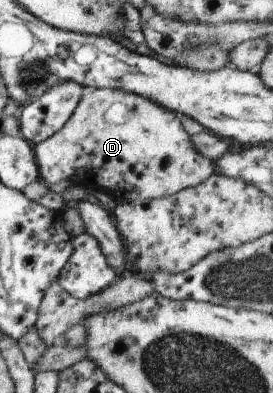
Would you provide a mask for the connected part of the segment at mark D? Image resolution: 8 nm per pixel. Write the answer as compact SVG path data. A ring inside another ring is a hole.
M99 88L89 91L80 100L78 106L74 110L74 114L70 116L68 122L56 133L52 135L52 138L48 138L40 144L33 145L33 152L36 158L36 164L38 164L38 174L39 178L47 185L56 184L60 180L72 180L75 183L82 183L86 177L92 177L94 179L94 184L98 188L103 188L112 195L118 202L128 201L132 202L138 199L144 199L145 201L151 201L157 198L168 198L181 190L188 187L198 186L201 182L204 182L207 178L210 178L214 174L214 161L206 158L203 154L198 154L192 146L192 140L190 140L190 135L186 129L187 124L177 113L170 112L166 110L163 106L159 104L154 104L152 100L148 98L142 98L134 93L129 93L123 90L111 89L111 88Z

